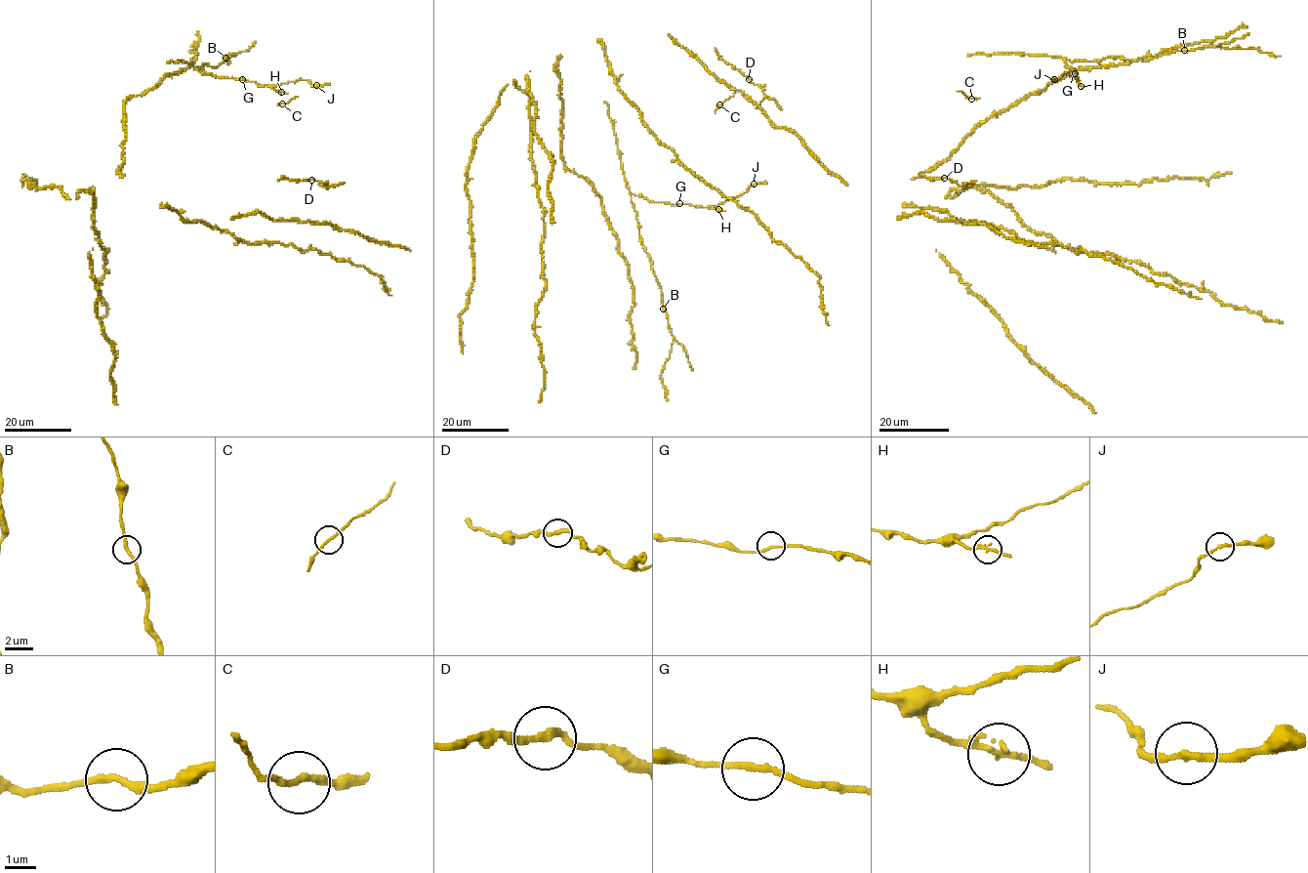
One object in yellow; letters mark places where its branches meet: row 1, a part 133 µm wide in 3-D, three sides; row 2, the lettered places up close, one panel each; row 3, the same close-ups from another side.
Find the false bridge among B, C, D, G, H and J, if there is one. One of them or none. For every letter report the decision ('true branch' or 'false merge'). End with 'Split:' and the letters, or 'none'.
B: true branch
C: true branch
D: true branch
G: true branch
H: true branch
J: true branch
Split: none

